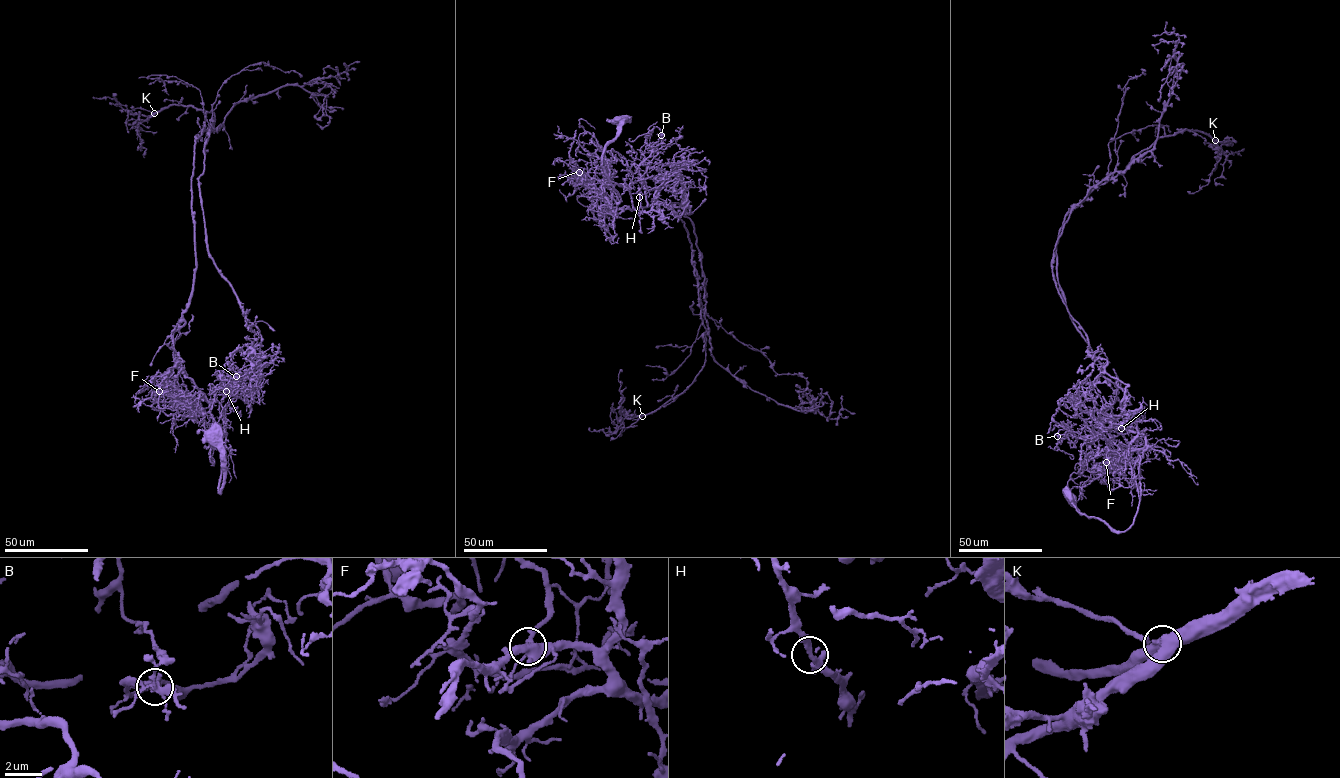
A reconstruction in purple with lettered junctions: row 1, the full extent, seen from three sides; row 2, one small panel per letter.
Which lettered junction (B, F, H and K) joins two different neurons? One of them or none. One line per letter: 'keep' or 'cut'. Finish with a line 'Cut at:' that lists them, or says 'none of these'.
B: cut
F: keep
H: keep
K: keep
Cut at: B

